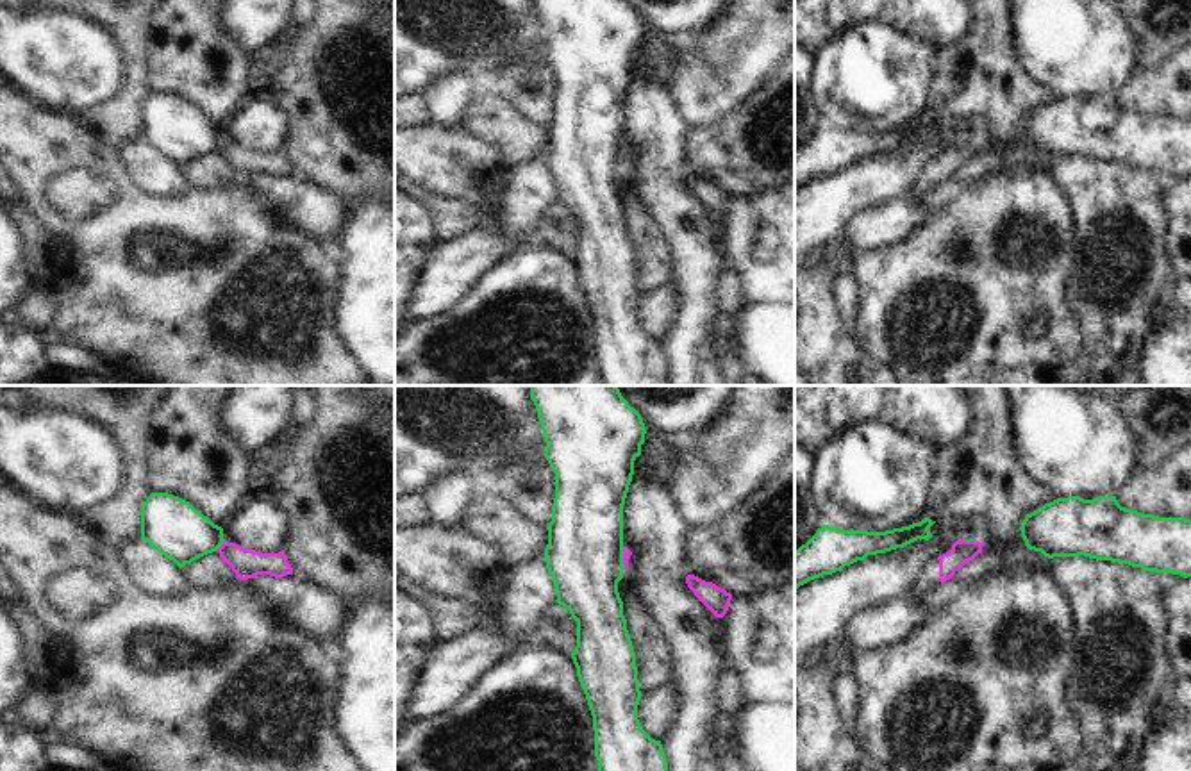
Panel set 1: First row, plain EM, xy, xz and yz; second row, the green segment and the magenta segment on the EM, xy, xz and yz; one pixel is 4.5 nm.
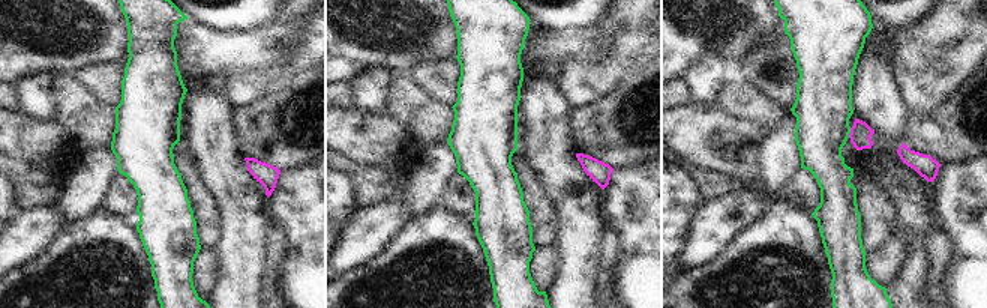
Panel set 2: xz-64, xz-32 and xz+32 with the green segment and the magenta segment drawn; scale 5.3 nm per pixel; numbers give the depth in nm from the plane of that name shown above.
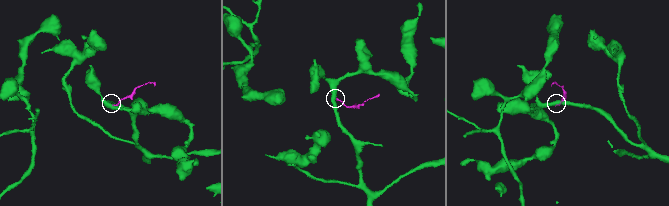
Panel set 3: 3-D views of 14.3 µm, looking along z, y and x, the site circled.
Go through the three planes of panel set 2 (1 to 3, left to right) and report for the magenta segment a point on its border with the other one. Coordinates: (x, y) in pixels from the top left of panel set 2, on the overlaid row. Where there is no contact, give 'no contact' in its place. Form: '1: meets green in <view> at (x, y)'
1: no contact
2: no contact
3: meets green in xz+32 at (849, 132)

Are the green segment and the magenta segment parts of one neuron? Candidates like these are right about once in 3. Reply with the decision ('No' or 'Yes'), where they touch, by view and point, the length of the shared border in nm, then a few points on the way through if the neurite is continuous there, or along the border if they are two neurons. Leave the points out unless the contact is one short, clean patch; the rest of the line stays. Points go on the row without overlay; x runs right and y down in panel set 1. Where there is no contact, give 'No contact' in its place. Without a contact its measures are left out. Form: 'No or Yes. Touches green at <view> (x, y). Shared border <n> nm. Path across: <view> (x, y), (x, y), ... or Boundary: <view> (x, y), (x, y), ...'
No. Touches green at xy (220, 145). Shared border 70 nm. Boundary: xy (224, 140), (215, 150).

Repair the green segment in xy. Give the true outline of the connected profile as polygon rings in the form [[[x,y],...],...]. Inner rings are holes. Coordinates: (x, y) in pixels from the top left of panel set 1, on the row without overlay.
[[[152,93],[141,105],[141,139],[179,168],[216,152],[225,141],[221,127],[168,93]]]

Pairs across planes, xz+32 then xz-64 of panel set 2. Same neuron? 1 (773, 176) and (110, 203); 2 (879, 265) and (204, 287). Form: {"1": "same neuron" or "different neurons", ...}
{"1": "different neurons", "2": "same neuron"}

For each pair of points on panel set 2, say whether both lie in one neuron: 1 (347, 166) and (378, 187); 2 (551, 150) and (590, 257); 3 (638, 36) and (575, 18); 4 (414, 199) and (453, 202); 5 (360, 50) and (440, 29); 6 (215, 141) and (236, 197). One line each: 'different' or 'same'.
1: same
2: same
3: different
4: different
5: same
6: same

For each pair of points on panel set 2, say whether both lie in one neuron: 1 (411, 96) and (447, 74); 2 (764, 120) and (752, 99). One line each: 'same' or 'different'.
1: different
2: same

